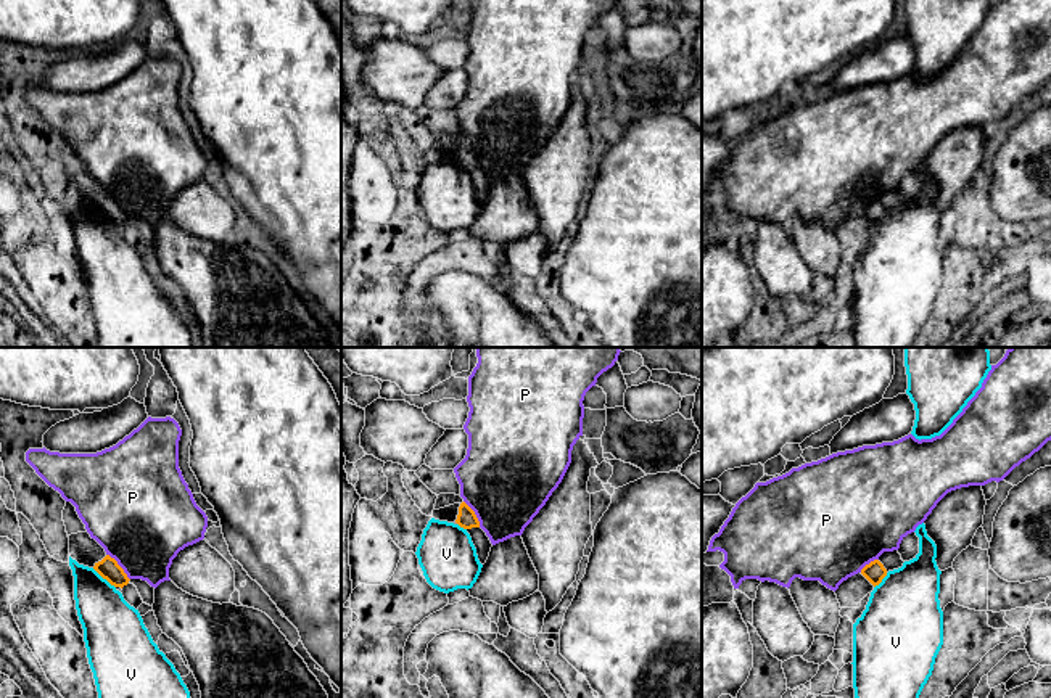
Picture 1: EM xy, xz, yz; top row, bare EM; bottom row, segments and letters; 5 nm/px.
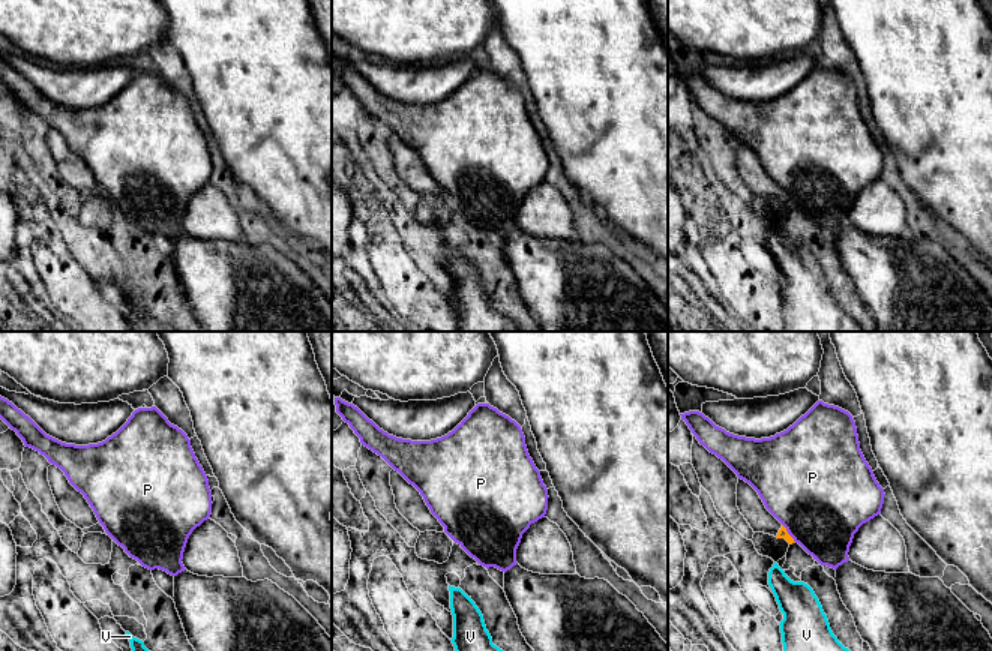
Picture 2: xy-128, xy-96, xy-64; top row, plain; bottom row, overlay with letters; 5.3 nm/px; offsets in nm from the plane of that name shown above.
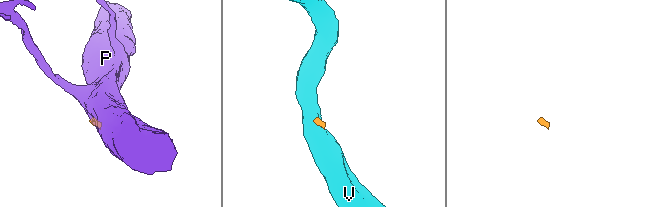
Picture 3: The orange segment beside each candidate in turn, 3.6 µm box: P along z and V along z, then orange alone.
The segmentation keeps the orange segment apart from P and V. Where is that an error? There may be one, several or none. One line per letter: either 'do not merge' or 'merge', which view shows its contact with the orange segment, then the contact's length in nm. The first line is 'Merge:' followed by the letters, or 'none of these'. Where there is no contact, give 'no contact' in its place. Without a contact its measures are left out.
Merge: none of these
P: do not merge | xy | 180 nm
V: do not merge | xy | 160 nm

